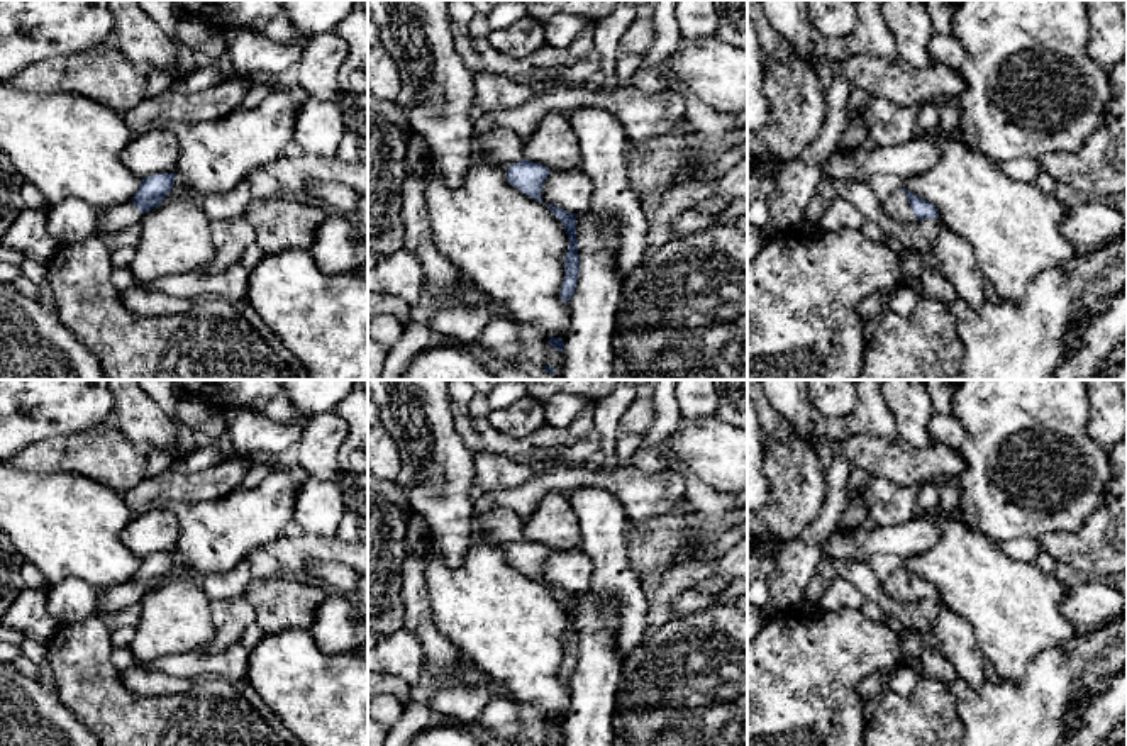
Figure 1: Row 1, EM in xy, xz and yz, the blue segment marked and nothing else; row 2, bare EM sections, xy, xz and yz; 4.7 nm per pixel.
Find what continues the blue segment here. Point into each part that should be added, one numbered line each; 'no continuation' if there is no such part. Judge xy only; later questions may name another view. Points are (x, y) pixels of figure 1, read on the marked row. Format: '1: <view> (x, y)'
1: xy (124, 216)

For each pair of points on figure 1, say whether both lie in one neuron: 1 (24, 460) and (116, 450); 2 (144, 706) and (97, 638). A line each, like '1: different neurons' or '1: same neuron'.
1: same neuron
2: same neuron

